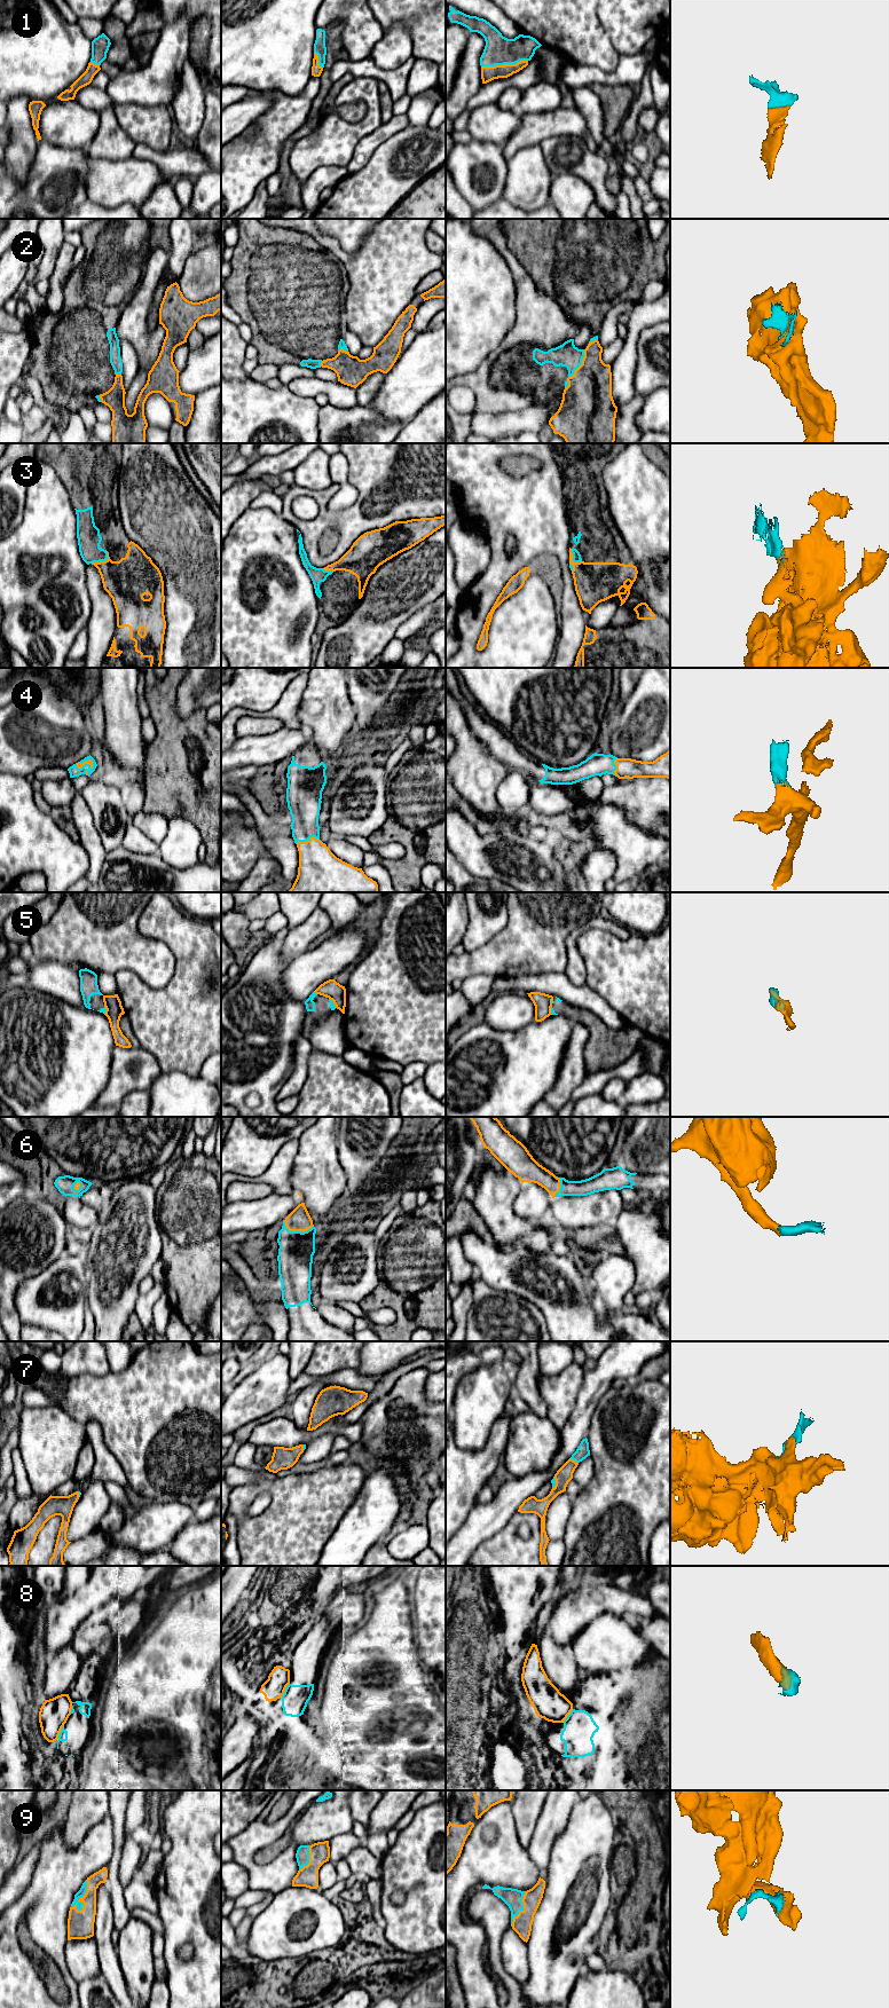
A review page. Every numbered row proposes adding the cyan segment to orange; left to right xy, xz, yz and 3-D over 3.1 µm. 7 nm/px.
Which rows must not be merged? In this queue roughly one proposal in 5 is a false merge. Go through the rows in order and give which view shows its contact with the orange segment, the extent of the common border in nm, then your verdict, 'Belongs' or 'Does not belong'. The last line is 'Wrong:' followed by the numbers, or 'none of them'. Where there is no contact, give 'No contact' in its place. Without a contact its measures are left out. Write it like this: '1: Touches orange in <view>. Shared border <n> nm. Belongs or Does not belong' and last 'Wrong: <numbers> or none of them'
1: Touches orange in yz. Shared border 340 nm. Belongs
2: Touches orange in yz. Shared border 240 nm. Belongs
3: Touches orange in xy. Shared border 150 nm. Belongs
4: Touches orange in xy. Shared border 130 nm. Belongs
5: Touches orange in xz. Shared border 40 nm. Does not belong
6: Touches orange in xz. Shared border 220 nm. Belongs
7: Touches orange in yz. Shared border 70 nm. Belongs
8: Touches orange in xz. Shared border 120 nm. Does not belong
9: Touches orange in xy. Shared border 240 nm. Belongs
Wrong: 5, 8

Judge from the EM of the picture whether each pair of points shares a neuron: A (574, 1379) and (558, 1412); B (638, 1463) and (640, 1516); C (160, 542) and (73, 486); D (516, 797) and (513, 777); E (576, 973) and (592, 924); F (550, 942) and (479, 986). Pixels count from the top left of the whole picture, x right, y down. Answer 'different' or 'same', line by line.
A: same
B: same
C: different
D: same
E: same
F: different

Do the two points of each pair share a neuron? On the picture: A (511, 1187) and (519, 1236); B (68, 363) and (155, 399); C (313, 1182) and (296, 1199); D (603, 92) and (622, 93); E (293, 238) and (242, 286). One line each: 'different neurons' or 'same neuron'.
A: same neuron
B: different neurons
C: different neurons
D: same neuron
E: same neuron

